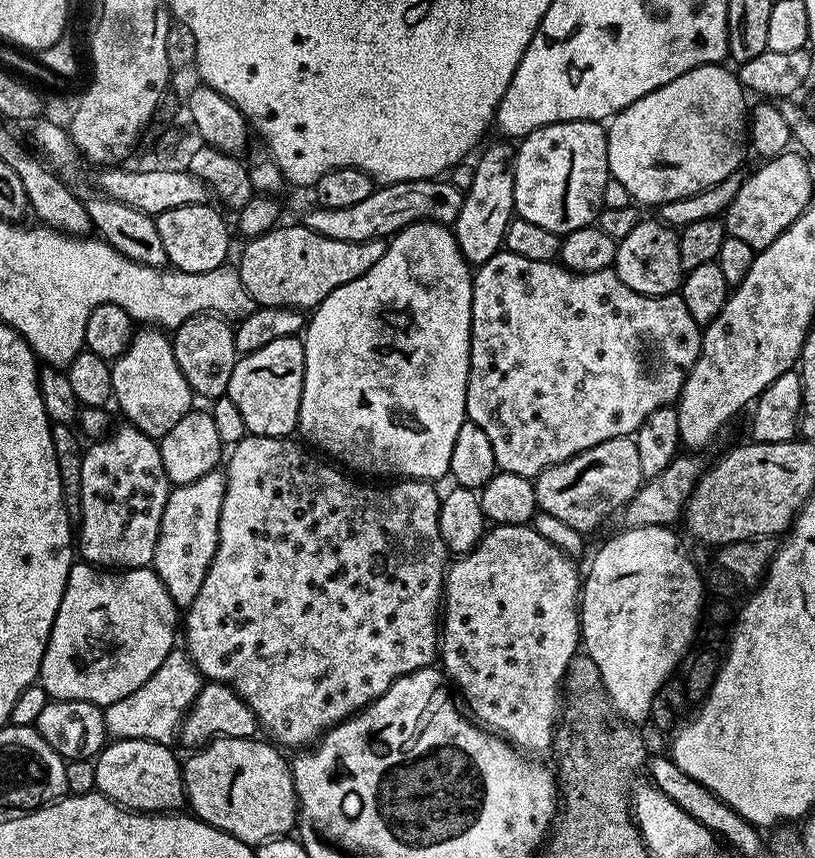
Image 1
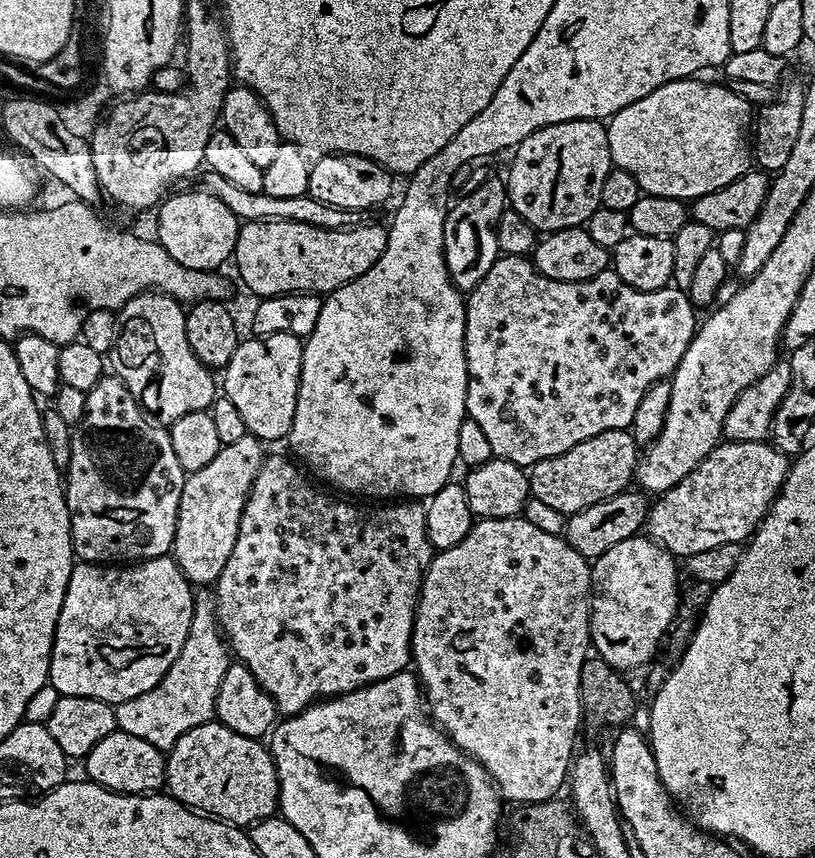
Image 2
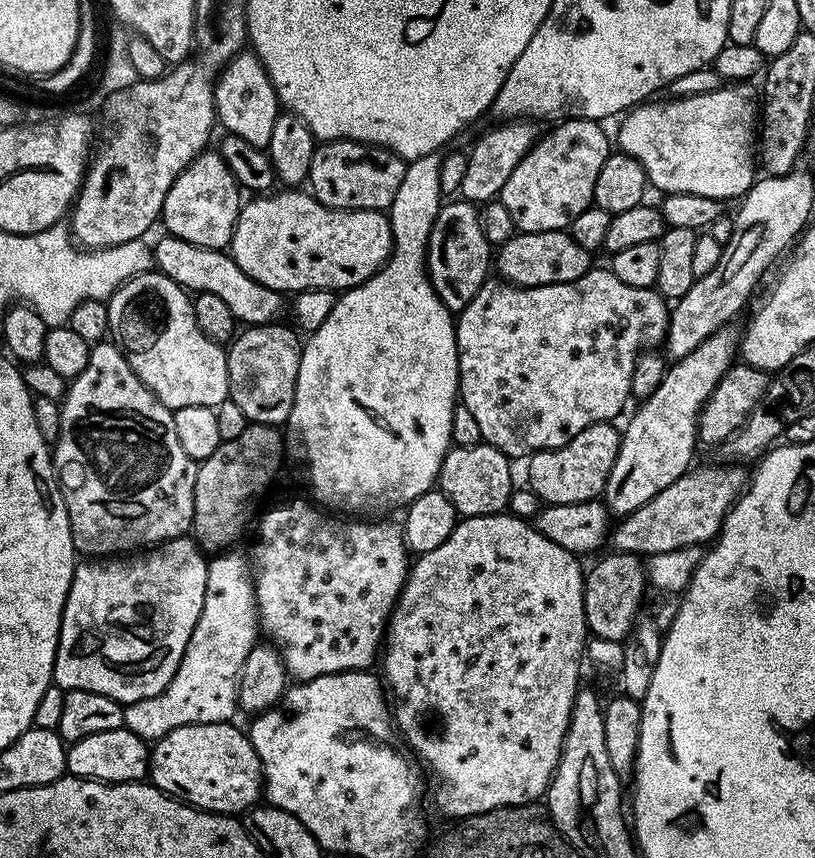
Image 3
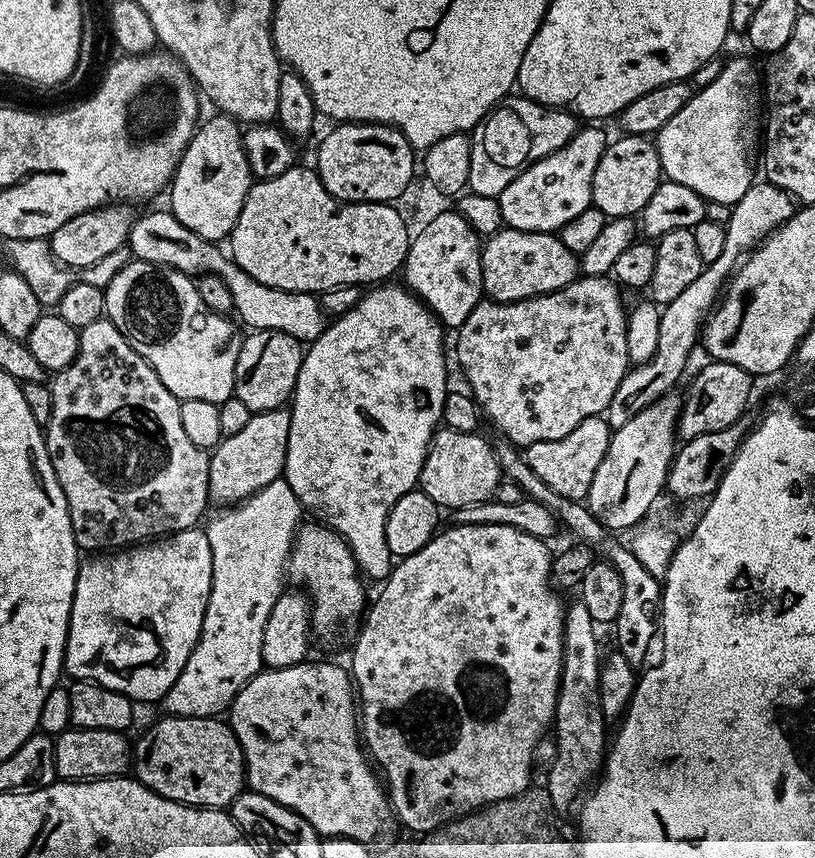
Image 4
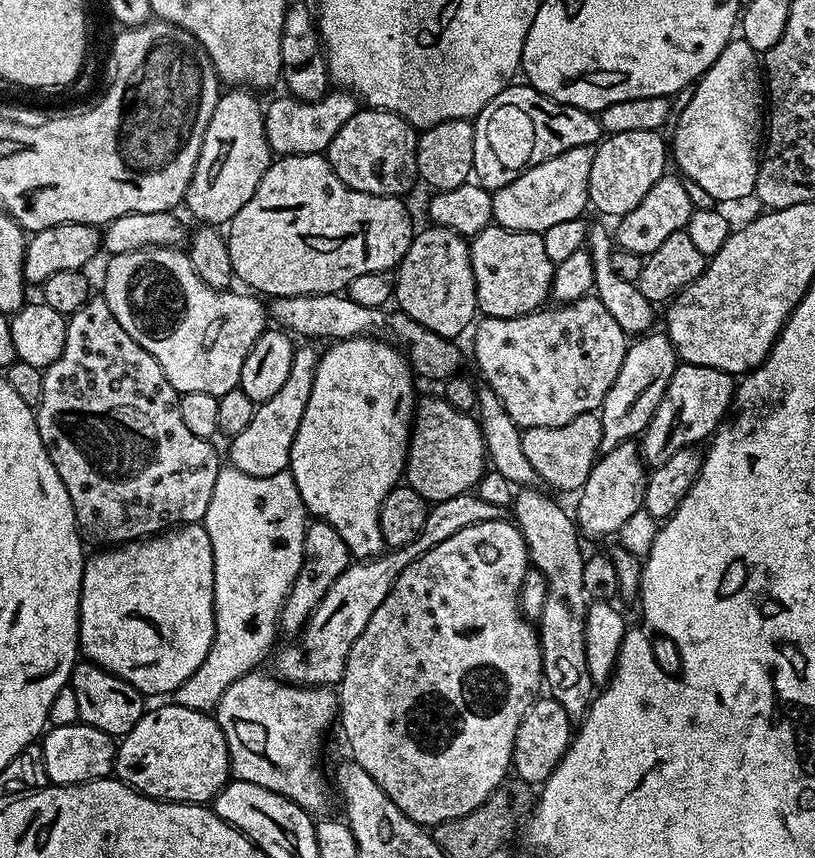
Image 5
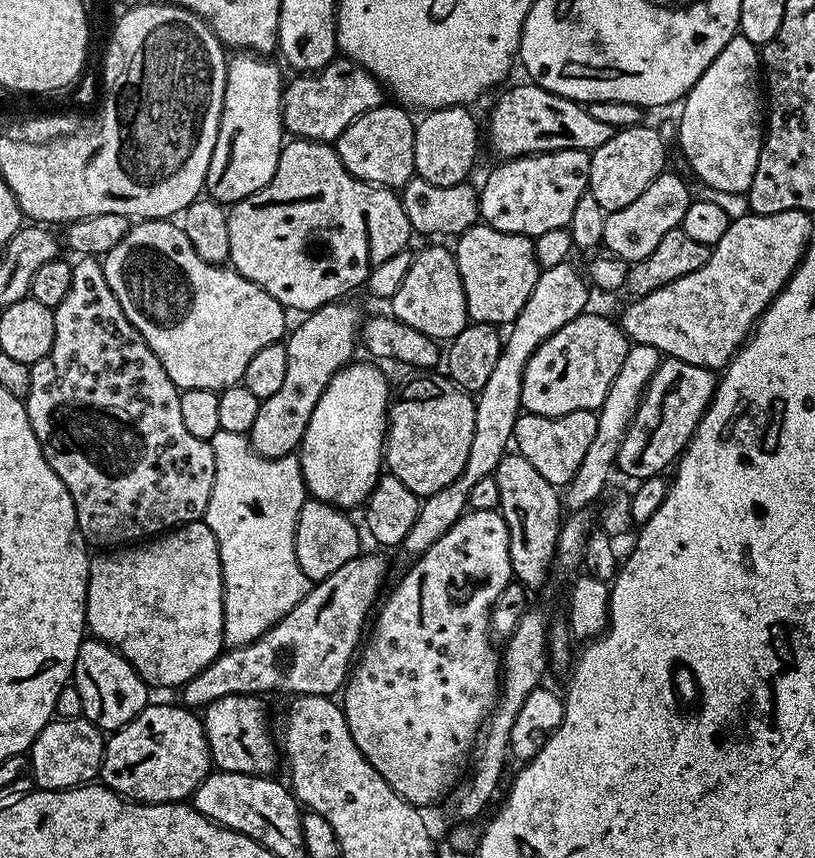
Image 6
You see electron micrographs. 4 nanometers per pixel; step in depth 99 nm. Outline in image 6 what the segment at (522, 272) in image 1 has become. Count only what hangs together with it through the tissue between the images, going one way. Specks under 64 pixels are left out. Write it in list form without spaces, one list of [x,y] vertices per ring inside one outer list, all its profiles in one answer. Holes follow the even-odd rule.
[[[592,310],[585,311],[584,315],[566,322],[562,330],[550,334],[550,338],[546,338],[546,342],[542,342],[526,362],[520,395],[521,409],[543,416],[561,416],[587,408],[598,410],[612,389],[614,378],[618,378],[618,370],[622,370],[622,362],[626,362],[629,347],[630,341],[615,319],[607,320],[604,316],[595,316]]]

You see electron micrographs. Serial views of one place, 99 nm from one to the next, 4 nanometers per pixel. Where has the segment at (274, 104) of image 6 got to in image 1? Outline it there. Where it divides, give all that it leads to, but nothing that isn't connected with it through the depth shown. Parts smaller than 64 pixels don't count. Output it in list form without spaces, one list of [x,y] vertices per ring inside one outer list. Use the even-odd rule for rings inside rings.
[[[211,203],[178,206],[177,209],[166,210],[155,217],[158,234],[162,238],[162,246],[166,246],[168,264],[173,269],[190,274],[202,274],[206,270],[225,267],[228,256],[228,224],[220,217],[219,207],[211,208]]]

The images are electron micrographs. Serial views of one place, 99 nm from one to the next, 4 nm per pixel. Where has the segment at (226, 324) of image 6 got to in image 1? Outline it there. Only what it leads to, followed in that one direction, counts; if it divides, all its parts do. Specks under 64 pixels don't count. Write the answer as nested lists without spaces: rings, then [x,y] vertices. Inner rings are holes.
[[[140,326],[135,329],[128,349],[119,358],[111,361],[112,395],[124,411],[123,419],[133,424],[142,434],[162,438],[187,412],[193,411],[194,393],[186,382],[178,362],[174,358],[172,342],[167,331],[155,326]]]

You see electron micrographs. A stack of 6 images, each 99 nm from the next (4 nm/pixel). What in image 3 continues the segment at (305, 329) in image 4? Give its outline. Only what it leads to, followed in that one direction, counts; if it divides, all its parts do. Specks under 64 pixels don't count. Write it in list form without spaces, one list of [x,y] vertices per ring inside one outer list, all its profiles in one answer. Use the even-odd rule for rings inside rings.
[[[161,235],[161,240],[154,244],[154,264],[159,271],[164,272],[174,282],[178,282],[189,293],[218,294],[226,306],[236,315],[237,321],[244,326],[271,324],[283,306],[285,297],[279,292],[270,290],[254,278],[250,278],[238,266],[238,262],[227,251],[219,248],[203,248],[190,242],[182,242],[182,238]]]

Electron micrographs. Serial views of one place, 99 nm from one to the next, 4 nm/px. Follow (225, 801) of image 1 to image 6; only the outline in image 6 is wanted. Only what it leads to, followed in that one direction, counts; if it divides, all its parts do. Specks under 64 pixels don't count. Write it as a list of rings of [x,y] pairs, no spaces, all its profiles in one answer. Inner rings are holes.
[[[149,703],[129,724],[107,737],[99,774],[105,788],[141,804],[171,804],[187,801],[196,787],[208,777],[214,765],[203,719],[193,709],[176,704]]]

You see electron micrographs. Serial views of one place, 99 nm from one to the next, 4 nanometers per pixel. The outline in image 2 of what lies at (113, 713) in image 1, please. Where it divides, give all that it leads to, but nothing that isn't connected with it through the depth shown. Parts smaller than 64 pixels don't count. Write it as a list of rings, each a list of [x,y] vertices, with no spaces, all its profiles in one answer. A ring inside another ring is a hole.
[[[197,595],[192,610],[190,634],[186,638],[186,642],[182,642],[182,650],[178,654],[178,658],[174,658],[174,666],[170,666],[170,670],[166,670],[162,682],[158,682],[158,686],[154,690],[148,690],[145,694],[128,699],[115,707],[117,725],[130,734],[142,737],[147,737],[149,735],[148,728],[153,728],[154,731],[160,732],[160,736],[153,735],[151,737],[152,745],[161,750],[171,748],[177,736],[181,736],[183,732],[194,726],[207,724],[215,717],[215,700],[229,663],[230,649],[221,633],[220,625],[216,622],[216,606],[213,597]]]

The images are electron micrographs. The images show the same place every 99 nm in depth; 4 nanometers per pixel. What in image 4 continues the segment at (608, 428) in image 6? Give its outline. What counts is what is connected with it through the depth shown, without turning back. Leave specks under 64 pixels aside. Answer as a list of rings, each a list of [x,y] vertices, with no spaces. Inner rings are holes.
[[[753,182],[750,190],[746,190],[746,194],[738,198],[731,209],[722,258],[714,258],[714,262],[704,265],[702,274],[698,274],[696,281],[679,298],[663,305],[658,322],[658,348],[646,362],[629,367],[622,382],[618,382],[618,390],[614,390],[614,398],[610,398],[606,413],[609,428],[621,428],[626,422],[630,422],[630,418],[634,418],[634,414],[638,414],[638,410],[646,410],[650,402],[677,387],[676,383],[688,364],[688,355],[698,348],[704,322],[709,312],[716,307],[732,273],[753,248],[757,248],[774,229],[782,227],[792,217],[794,201],[786,190],[778,186],[767,182]]]

